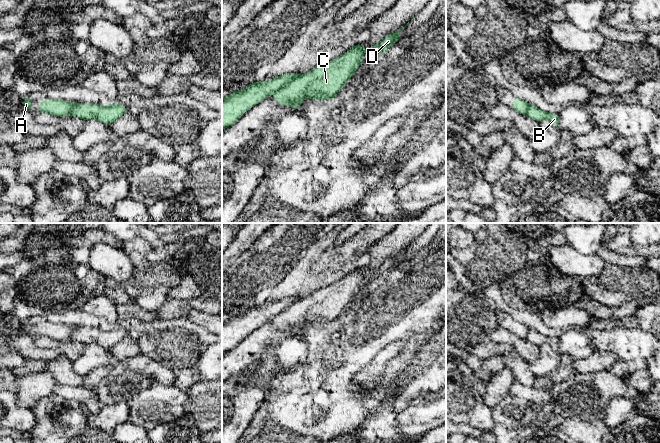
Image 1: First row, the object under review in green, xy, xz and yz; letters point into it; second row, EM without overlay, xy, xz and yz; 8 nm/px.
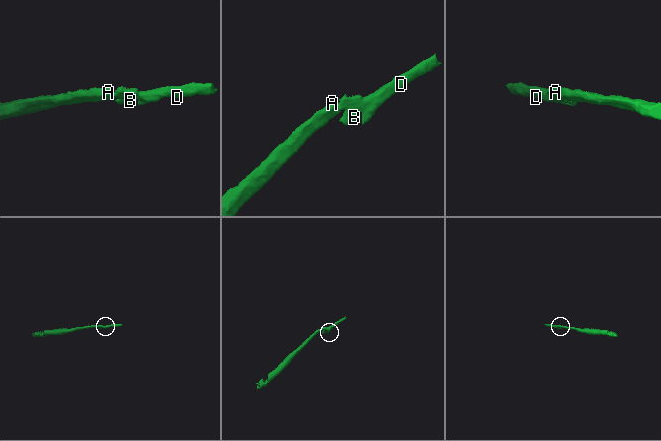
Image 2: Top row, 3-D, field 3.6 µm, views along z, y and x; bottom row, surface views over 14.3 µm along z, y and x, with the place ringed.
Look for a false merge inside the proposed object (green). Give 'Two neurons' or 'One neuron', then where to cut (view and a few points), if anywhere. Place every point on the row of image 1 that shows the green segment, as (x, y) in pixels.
Two neurons. Split along xz (299, 76), (278, 90)

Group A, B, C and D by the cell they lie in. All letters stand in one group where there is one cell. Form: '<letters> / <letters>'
A / B C D

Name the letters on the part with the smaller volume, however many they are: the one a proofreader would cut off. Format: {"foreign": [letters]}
{"foreign": ["B", "C", "D"]}

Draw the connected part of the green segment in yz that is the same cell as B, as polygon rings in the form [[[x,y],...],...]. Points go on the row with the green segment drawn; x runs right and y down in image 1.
[[[529,105],[526,116],[537,122],[548,120],[556,128],[560,128],[560,117],[556,113],[548,113],[539,109],[535,105]]]

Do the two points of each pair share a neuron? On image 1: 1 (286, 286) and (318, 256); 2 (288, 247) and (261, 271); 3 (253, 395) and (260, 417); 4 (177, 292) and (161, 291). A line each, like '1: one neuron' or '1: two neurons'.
1: one neuron
2: one neuron
3: two neurons
4: two neurons

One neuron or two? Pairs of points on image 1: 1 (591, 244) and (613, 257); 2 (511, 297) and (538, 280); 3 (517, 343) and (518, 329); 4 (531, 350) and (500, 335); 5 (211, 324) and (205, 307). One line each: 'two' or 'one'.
1: two
2: one
3: two
4: one
5: two

